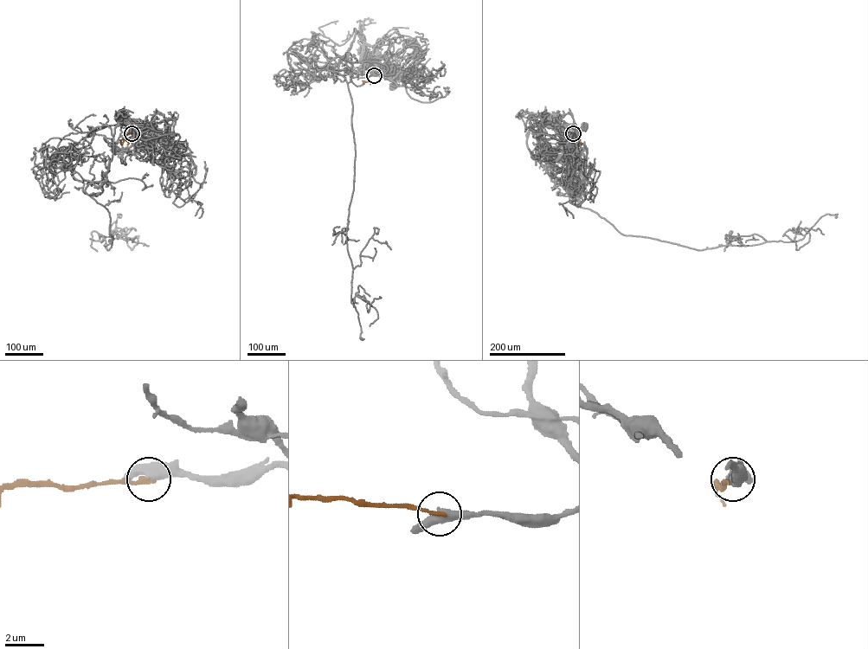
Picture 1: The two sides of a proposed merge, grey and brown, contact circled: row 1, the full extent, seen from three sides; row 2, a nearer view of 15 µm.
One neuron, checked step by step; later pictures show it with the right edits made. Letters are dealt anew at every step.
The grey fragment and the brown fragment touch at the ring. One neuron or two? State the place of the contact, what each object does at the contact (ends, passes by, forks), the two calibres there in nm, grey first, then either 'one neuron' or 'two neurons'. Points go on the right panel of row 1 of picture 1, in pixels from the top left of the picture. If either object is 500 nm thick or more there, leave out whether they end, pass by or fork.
place (573, 133); calibres 500 and 200 nm; two neurons

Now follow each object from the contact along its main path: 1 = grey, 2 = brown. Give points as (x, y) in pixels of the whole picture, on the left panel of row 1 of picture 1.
1: (131, 133), (146, 138), (152, 128), (150, 126)
2: (131, 133), (126, 136), (126, 140), (121, 140), (122, 143)

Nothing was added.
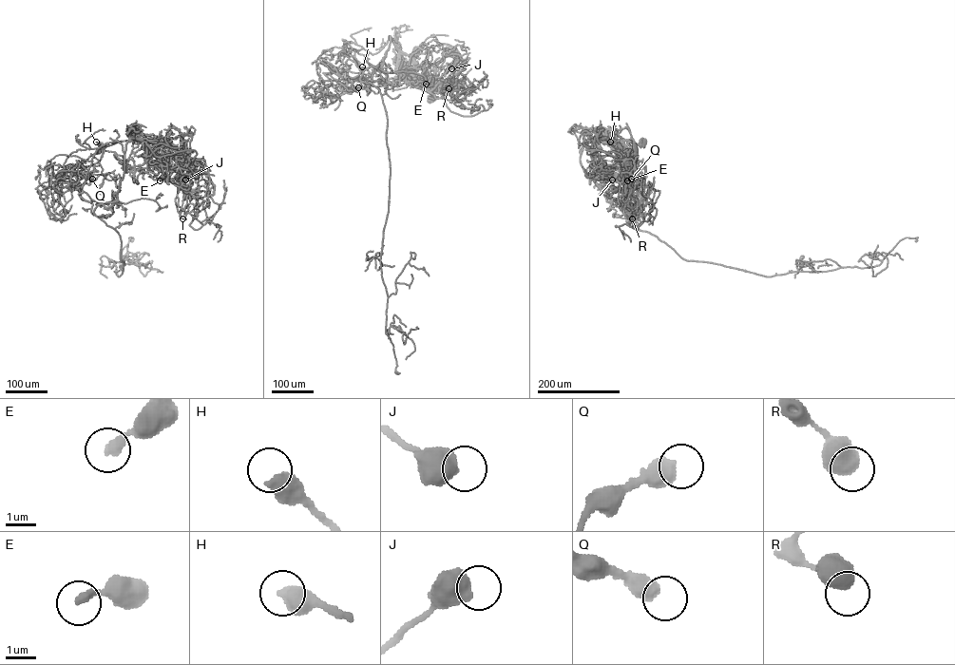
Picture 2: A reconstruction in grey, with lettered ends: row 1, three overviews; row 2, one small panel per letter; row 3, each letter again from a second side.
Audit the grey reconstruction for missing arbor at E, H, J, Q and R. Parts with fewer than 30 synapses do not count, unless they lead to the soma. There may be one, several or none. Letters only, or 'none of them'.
none of them

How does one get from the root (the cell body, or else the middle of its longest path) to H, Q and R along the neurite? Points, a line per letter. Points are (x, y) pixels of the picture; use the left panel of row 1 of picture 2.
H: (164, 142), (167, 141), (124, 141), (103, 147), (96, 142)
Q: (164, 142), (167, 141), (128, 142), (124, 175), (115, 201), (87, 201), (81, 197), (81, 185), (92, 179)
R: (164, 142), (175, 146), (178, 154), (181, 171), (174, 182), (178, 185), (178, 205), (186, 214), (182, 218)

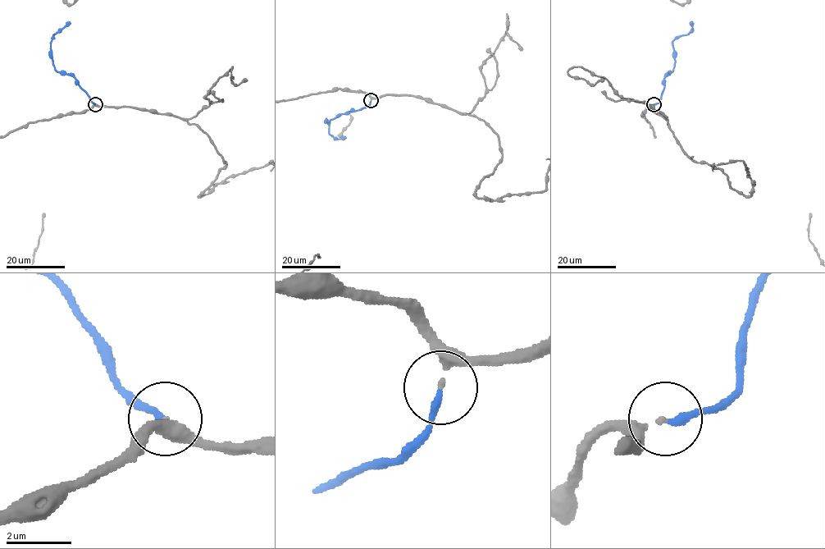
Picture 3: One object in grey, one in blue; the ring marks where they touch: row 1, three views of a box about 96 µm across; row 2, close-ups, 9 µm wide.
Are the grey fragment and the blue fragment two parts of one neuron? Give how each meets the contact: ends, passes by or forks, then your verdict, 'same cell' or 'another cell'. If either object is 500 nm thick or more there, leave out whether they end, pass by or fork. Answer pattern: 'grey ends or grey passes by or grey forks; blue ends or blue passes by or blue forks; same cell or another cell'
grey ends; blue ends; same cell

